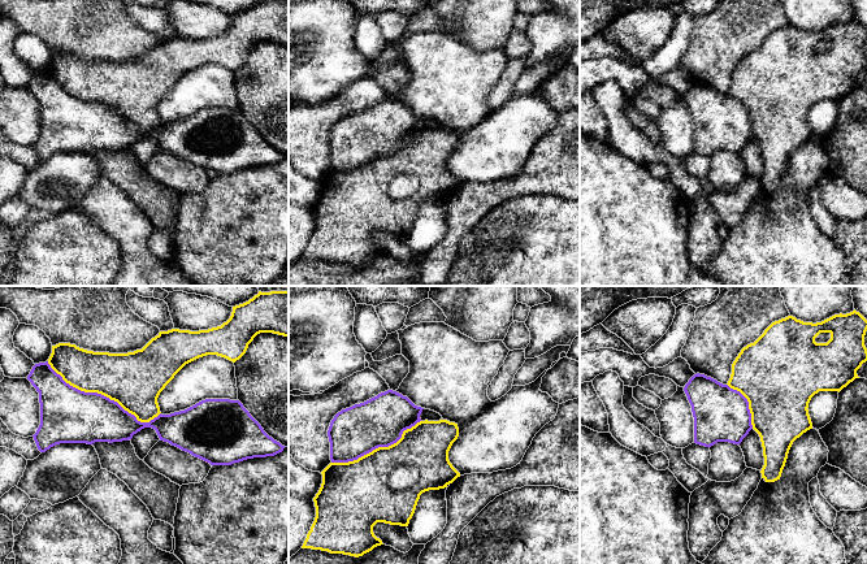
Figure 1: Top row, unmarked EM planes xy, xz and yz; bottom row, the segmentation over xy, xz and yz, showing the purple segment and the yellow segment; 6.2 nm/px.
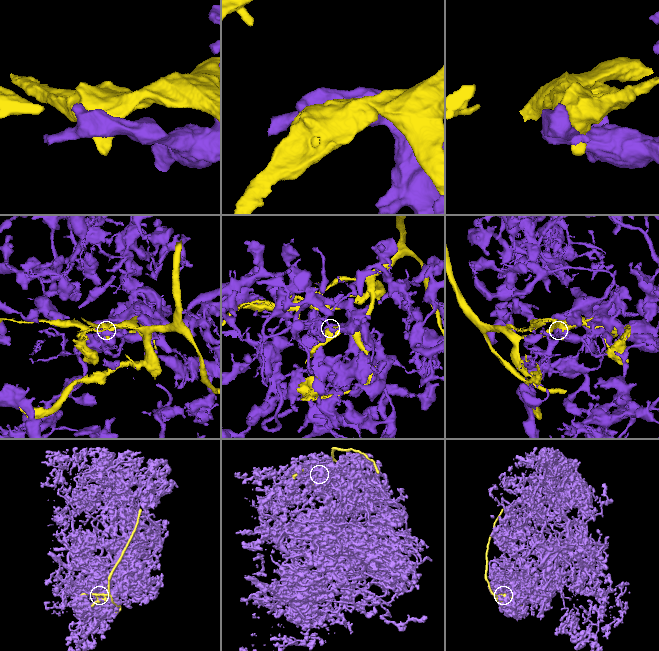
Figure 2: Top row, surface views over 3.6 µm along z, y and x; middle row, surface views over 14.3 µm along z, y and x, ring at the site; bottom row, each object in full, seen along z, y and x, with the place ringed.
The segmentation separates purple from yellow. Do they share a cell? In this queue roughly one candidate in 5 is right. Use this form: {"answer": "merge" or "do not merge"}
{"answer": "do not merge"}

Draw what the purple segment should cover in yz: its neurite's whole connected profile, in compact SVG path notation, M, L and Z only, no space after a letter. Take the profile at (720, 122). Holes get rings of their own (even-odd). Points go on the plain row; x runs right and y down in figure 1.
M694 83L684 100L694 126L694 152L740 153L753 138L747 108L737 99L705 83Z

